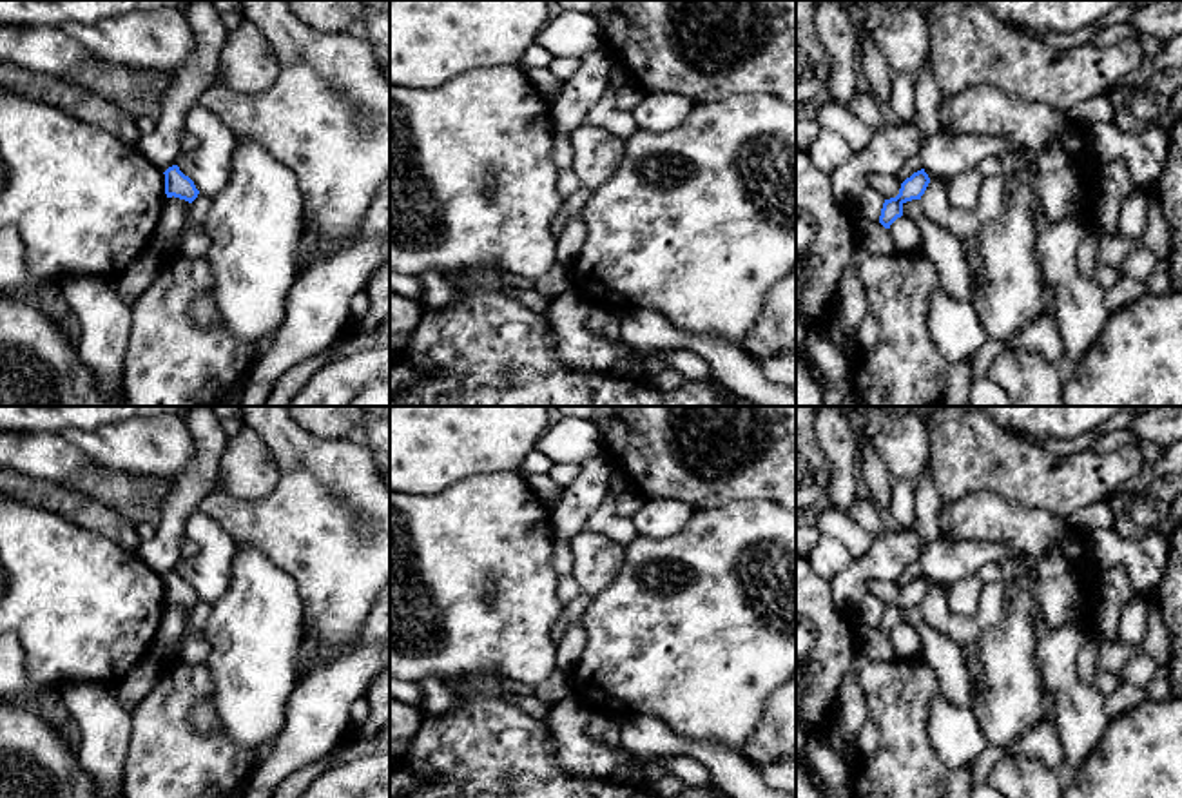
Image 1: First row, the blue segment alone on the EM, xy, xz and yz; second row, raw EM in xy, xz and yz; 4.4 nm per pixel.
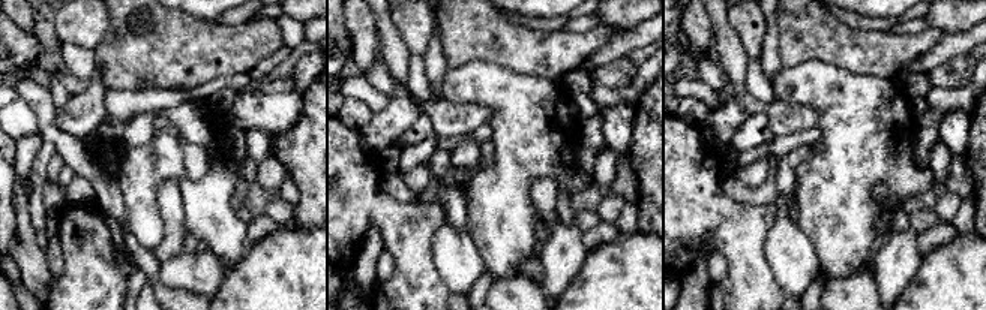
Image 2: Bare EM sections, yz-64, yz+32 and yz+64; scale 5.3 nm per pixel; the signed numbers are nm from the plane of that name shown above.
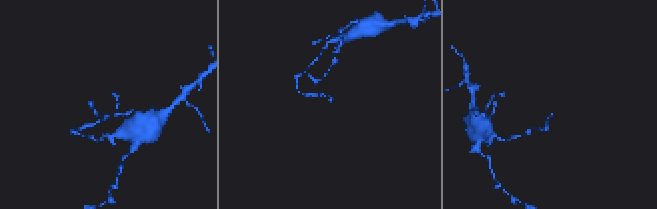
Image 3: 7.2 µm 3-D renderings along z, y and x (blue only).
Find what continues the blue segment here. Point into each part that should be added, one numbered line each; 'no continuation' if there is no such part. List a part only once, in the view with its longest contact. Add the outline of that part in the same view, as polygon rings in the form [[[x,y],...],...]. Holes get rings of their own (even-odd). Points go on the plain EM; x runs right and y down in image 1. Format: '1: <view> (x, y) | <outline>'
no continuation

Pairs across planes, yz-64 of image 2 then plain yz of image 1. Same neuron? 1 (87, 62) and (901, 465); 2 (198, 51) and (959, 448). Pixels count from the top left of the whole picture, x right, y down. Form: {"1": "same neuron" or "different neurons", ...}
{"1": "different neurons", "2": "same neuron"}

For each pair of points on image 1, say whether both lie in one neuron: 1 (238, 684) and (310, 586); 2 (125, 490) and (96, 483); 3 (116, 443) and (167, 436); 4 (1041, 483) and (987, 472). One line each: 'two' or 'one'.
1: two
2: one
3: one
4: one

